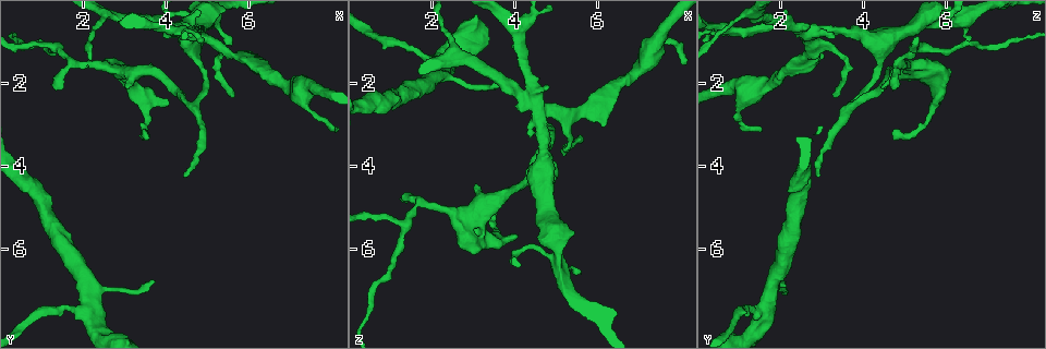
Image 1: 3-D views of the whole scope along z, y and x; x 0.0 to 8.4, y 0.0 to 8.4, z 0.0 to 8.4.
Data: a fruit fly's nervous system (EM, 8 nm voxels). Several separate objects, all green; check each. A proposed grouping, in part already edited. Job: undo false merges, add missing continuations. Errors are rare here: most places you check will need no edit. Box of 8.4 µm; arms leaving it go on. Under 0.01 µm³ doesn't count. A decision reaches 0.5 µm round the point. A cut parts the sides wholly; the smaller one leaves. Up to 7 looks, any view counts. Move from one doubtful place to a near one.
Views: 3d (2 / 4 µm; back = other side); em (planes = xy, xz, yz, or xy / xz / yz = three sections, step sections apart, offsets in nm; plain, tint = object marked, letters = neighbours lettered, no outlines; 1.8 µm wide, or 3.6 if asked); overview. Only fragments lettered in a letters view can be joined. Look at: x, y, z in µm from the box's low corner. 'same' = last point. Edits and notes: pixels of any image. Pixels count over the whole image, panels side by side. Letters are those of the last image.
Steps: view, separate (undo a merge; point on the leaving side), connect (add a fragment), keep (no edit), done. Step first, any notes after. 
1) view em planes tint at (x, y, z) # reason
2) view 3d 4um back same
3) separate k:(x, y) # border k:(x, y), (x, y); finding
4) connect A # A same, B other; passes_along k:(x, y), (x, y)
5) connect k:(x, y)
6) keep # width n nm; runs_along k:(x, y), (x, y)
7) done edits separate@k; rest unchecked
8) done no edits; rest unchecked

view em yz step 8 letters at (4.45, 4.20, 3.00) # an open end

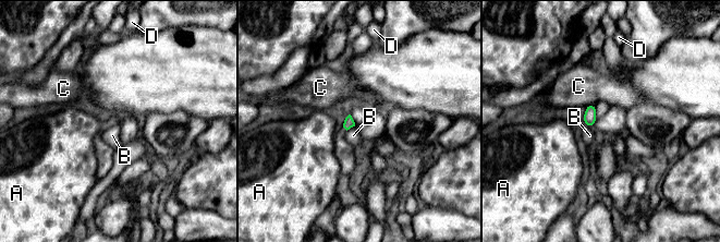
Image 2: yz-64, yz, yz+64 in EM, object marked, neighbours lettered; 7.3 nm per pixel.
keep # A other, B other, C other, D other; border 2:(355, 125), (346, 131); none of them fits

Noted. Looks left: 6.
view em yz step 16 tint at (2.90, 1.75, 5.15) # abrupt turn

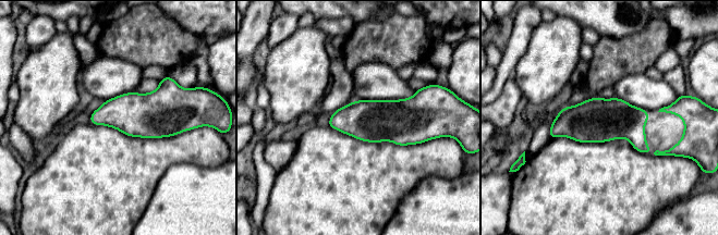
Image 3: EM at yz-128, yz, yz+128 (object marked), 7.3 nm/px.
view em planes letters same

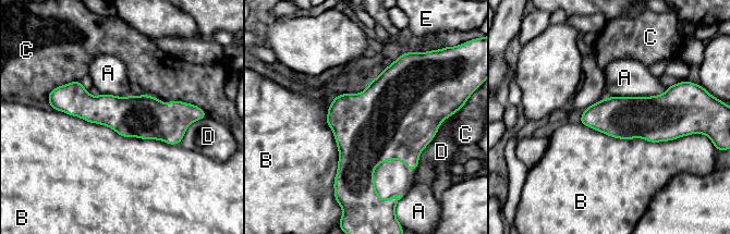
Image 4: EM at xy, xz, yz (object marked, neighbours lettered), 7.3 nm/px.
keep # A other, B other, C other, D other, E other; runs_along 4:(58, 107), (118, 113), (187, 113); continuous, no second cell

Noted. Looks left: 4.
view 3d 2um at (4.65, 0.85, 2.65) # arms run side by side

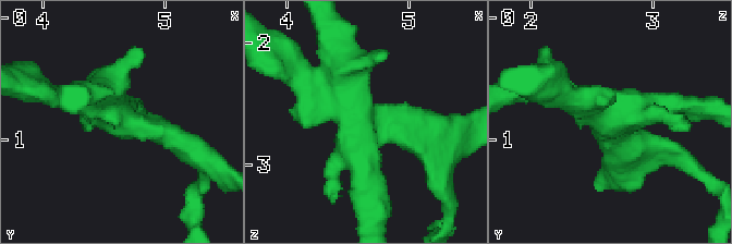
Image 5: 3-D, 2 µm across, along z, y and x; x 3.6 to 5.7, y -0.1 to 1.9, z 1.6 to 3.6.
view em planes letters at (4.68, 0.84, 2.70) # need the tissue

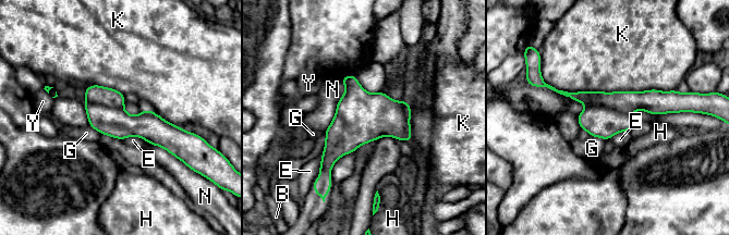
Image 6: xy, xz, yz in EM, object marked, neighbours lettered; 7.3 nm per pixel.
separate 6:(598, 121) # B other, E other, G other, H other, K other, N other, Y other; part_leaving 6:(87, 106), (121, 125), (183, 136); two cells meet here

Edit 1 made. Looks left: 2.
done edits separate@6; rest unchecked

